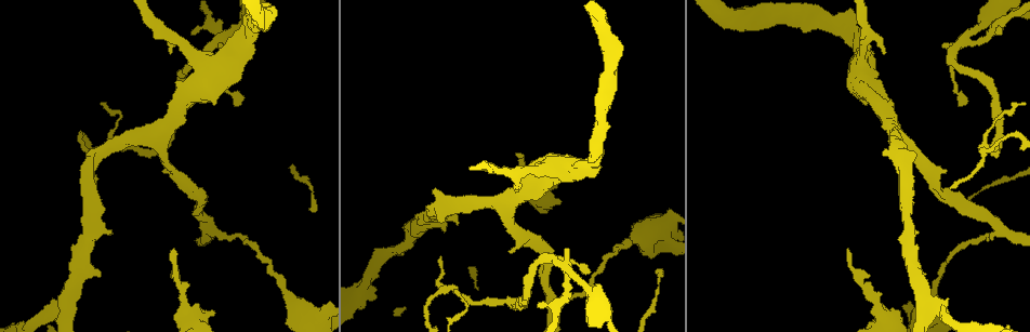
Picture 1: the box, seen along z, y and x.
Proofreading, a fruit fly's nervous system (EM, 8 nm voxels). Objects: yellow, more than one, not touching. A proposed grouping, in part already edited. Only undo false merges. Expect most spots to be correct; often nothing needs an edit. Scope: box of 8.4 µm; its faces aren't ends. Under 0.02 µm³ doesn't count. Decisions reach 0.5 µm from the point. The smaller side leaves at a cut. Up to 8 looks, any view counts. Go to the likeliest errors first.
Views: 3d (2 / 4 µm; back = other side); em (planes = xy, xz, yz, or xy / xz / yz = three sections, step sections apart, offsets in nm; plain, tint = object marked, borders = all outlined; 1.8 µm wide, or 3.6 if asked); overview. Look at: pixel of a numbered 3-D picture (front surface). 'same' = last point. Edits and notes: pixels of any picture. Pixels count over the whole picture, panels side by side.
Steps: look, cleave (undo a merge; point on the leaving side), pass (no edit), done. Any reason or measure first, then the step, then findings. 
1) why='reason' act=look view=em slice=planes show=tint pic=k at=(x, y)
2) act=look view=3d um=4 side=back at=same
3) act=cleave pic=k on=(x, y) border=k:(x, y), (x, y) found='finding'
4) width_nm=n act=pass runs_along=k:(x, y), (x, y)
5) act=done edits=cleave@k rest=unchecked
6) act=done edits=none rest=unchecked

why='branch point' act=look view=em slice=yz step=16 show=tint pic=1 at=(965, 36)

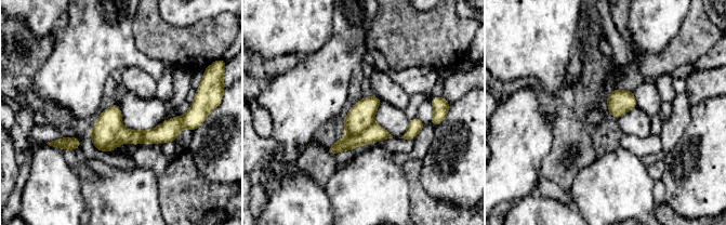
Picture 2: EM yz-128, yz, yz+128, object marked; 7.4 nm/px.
act=cleave pic=2 on=(373, 133) part_leaving=2:(183, 119), (108, 148) found='two cells meet here'

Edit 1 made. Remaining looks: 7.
why='abrupt turn' act=look view=3d um=2 pic=1 at=(1015, 133)

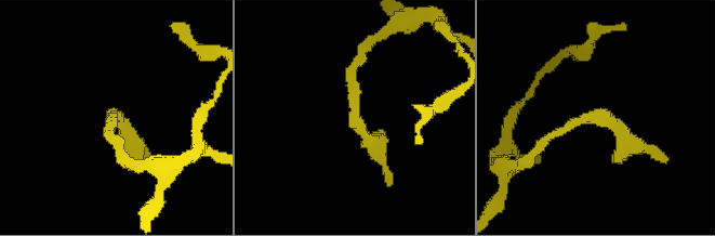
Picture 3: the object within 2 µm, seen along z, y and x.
why='now the EM' act=look view=em slice=planes show=tint pic=3 at=(111, 123)

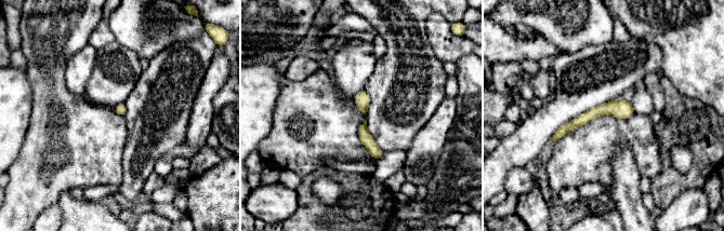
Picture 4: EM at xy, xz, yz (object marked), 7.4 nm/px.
width_nm=90 act=pass found='one cell here'

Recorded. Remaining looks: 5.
why='three-way junction' act=look view=3d um=4 pic=1 at=(930, 301)

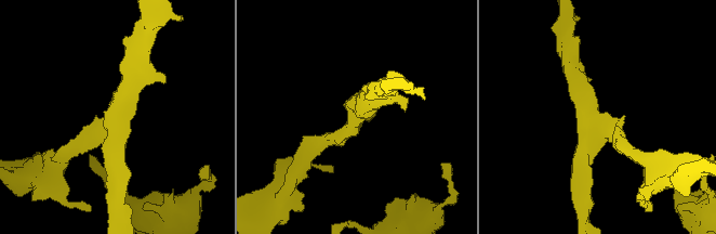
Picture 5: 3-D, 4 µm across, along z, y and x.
why='now the EM' act=look view=em slice=yz step=4 show=tint pic=5 at=(593, 118)

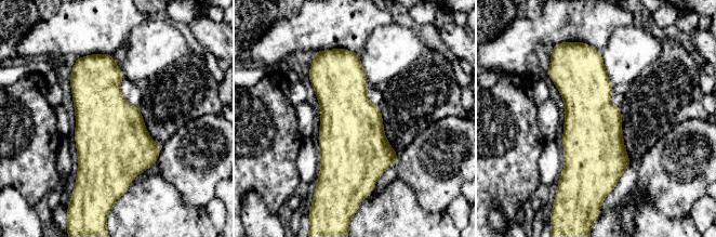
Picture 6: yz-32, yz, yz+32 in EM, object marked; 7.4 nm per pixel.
act=look view=em slice=planes show=tint at=same

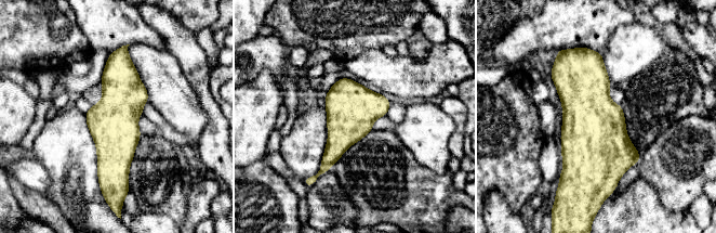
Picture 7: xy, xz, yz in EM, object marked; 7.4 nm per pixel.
act=pass runs_along=7:(124, 52), (107, 181) found='one cell here'

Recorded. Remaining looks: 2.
why='four or more arms meet' act=look view=em um=3.6 slice=planes show=borders pic=1 at=(206, 81)

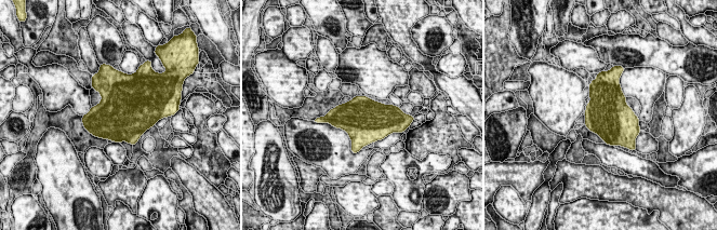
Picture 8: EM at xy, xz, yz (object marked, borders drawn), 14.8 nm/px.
act=pass found='one cell here'

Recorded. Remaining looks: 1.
act=done edits=cleave@2 rest=unchecked

